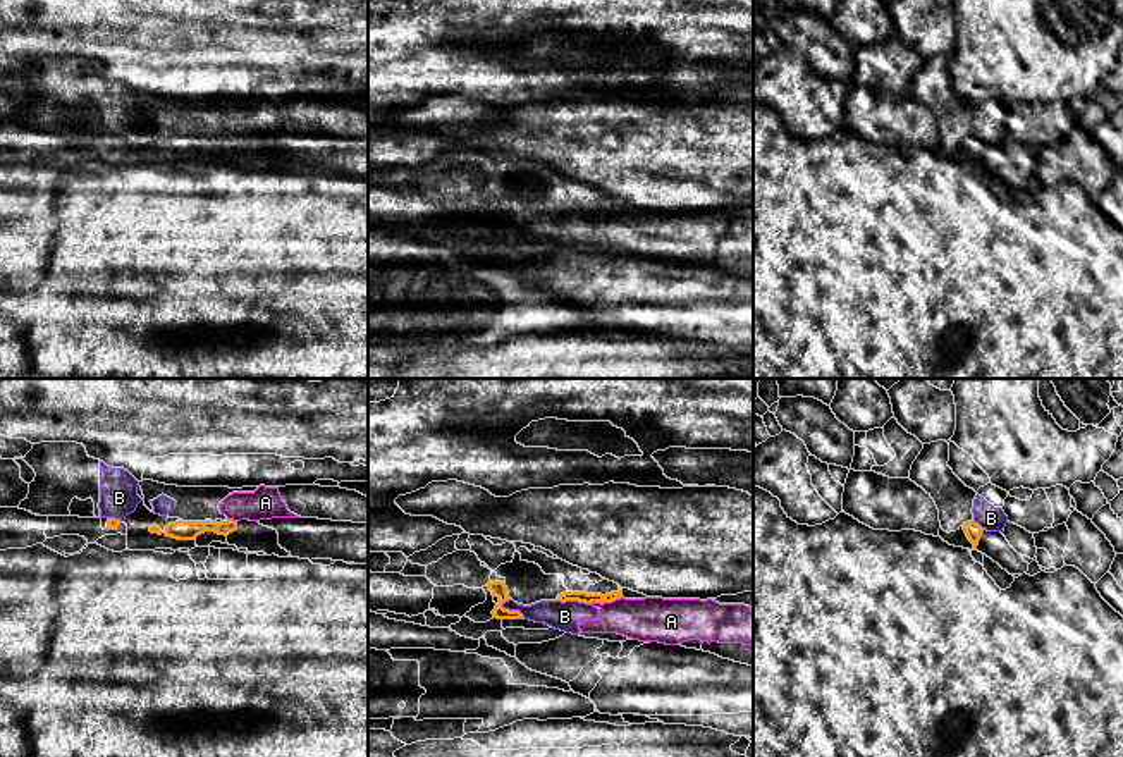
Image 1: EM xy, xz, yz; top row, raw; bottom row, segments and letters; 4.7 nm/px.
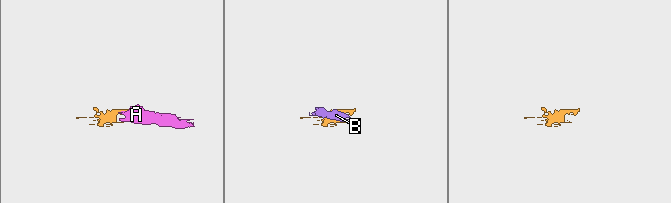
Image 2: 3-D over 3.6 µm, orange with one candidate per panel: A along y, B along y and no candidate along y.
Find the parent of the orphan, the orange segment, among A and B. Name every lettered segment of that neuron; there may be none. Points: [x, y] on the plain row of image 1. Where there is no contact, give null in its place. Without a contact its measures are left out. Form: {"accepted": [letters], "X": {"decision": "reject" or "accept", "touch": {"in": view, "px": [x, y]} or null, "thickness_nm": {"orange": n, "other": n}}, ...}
{"accepted": [], "A": {"decision": "reject", "touch": {"in": "xz", "px": [606, 215]}, "thickness_nm": {"orange": 50, "other": 200}}, "B": {"decision": "reject", "touch": {"in": "xz", "px": [513, 226]}, "thickness_nm": {"orange": 70, "other": 140}}}

